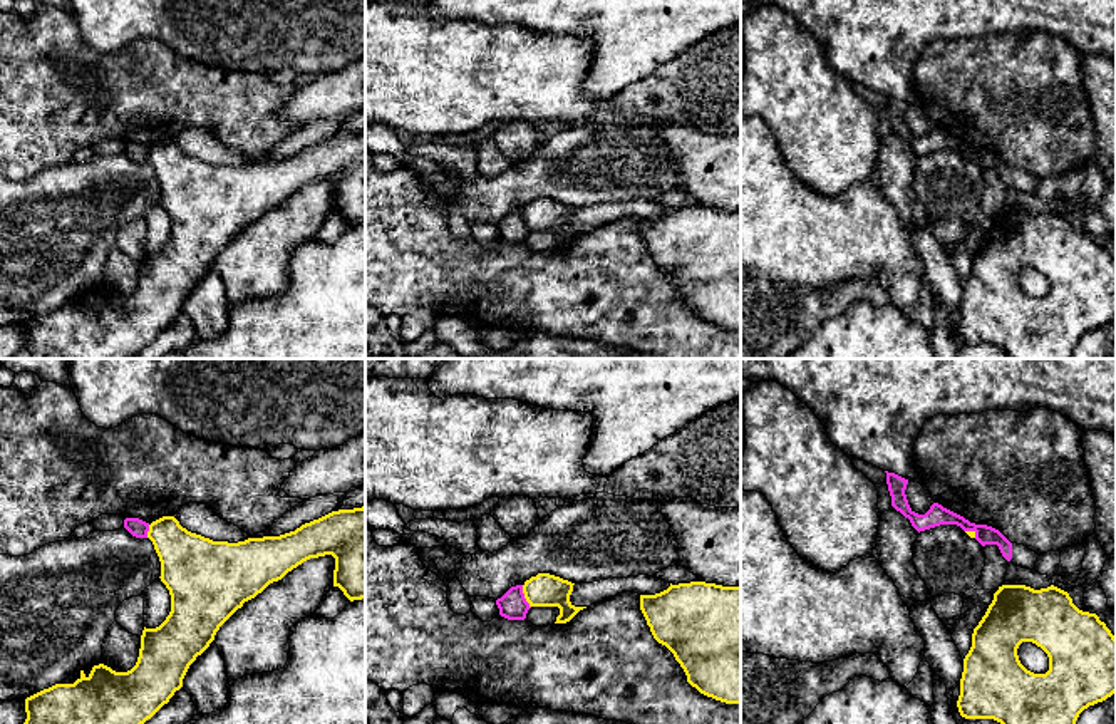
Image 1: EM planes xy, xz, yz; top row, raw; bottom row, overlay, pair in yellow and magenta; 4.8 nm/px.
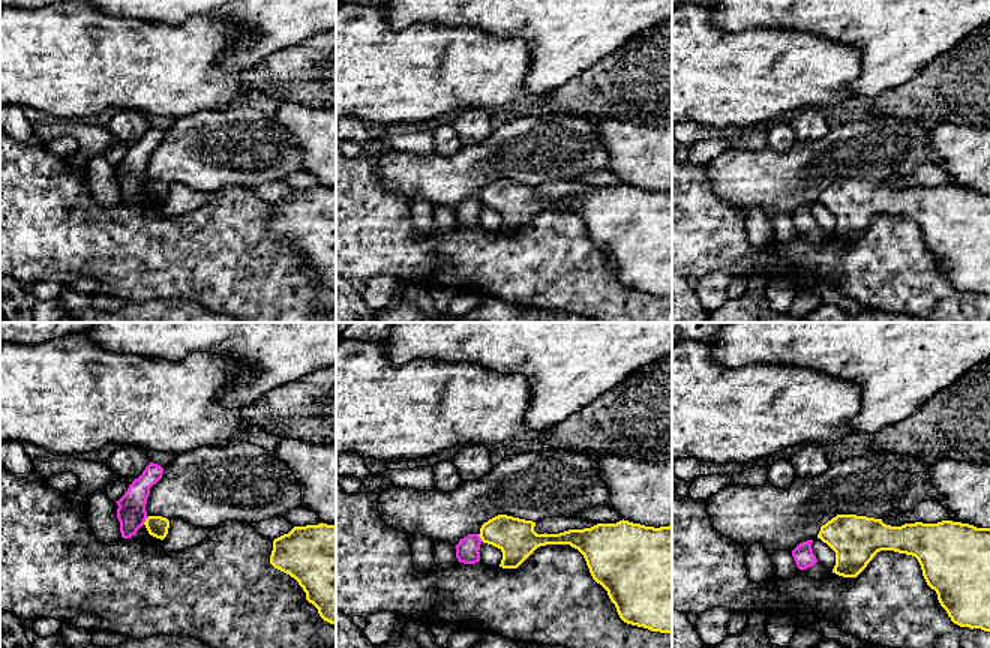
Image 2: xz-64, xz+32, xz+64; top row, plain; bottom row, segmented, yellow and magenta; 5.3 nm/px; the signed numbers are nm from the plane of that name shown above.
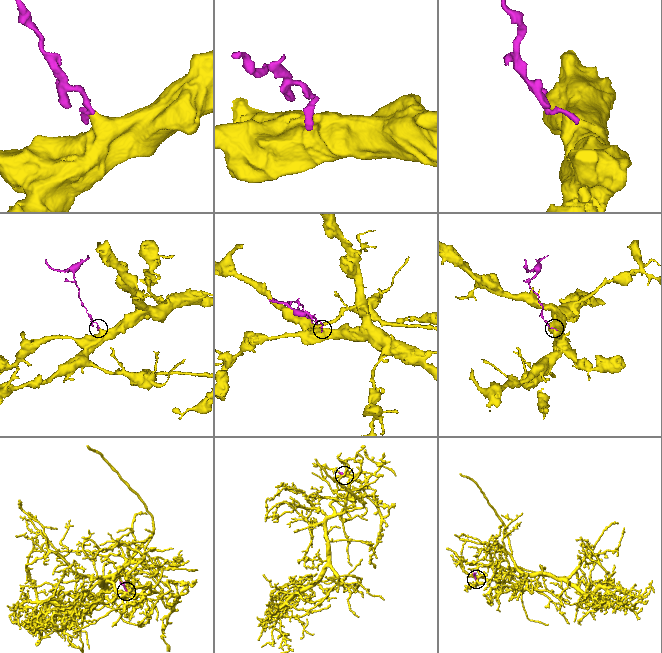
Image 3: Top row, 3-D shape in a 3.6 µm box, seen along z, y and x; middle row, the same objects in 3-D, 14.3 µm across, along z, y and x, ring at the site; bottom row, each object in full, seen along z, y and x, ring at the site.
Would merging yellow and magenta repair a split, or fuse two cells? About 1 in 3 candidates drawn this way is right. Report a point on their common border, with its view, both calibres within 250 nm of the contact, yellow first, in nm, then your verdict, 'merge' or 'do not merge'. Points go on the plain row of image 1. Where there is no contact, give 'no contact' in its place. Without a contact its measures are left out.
xz (525, 222) | 160/140 nm | do not merge

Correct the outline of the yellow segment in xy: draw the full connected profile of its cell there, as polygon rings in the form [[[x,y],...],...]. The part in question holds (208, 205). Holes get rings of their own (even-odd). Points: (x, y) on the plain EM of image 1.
[[[365,131],[332,136],[280,161],[248,163],[238,168],[213,166],[188,156],[174,141],[163,141],[149,149],[147,163],[161,186],[159,203],[169,215],[171,236],[159,251],[144,251],[136,290],[127,297],[116,297],[104,288],[87,292],[27,322],[27,344],[13,359],[136,355],[183,312],[189,290],[245,226],[310,183],[332,179],[333,211],[338,211],[350,226],[365,223]]]

